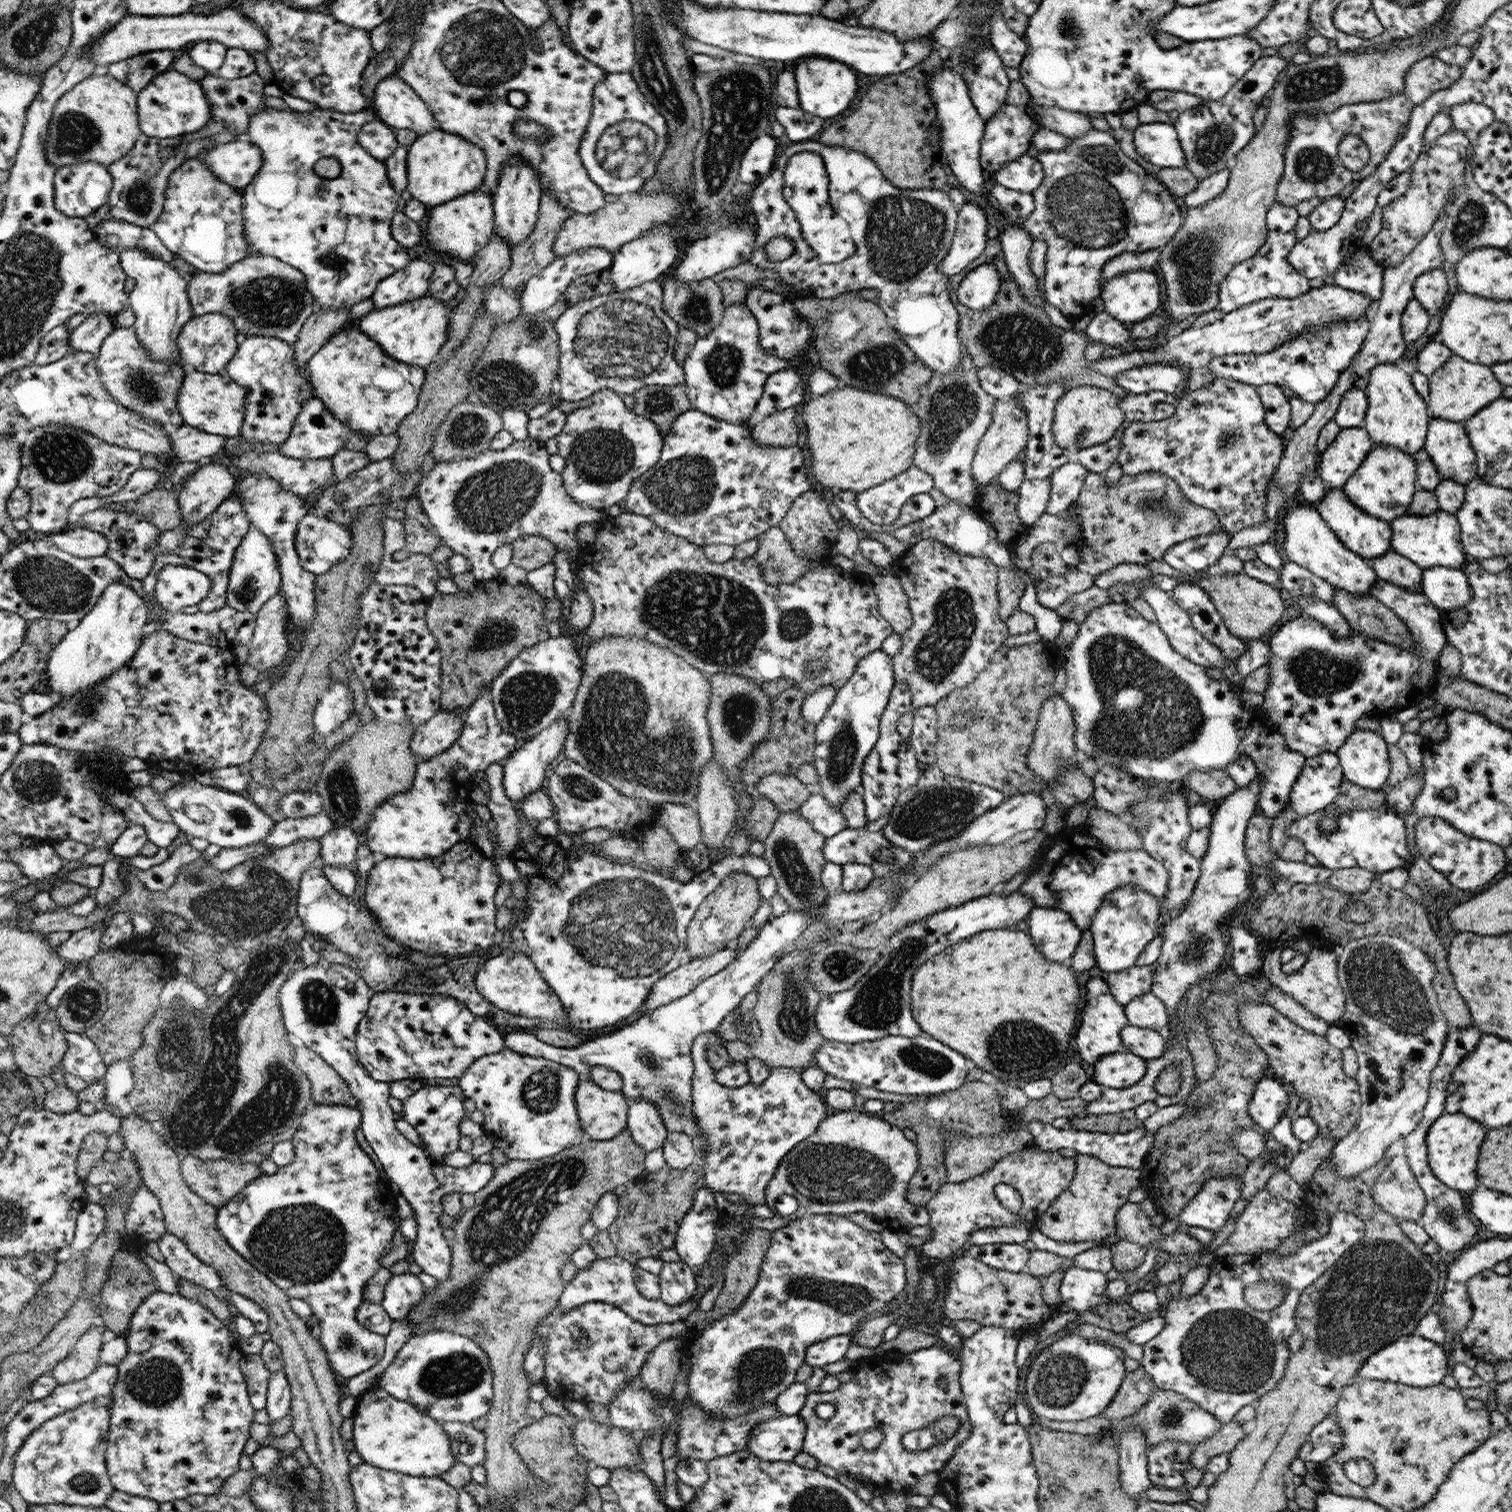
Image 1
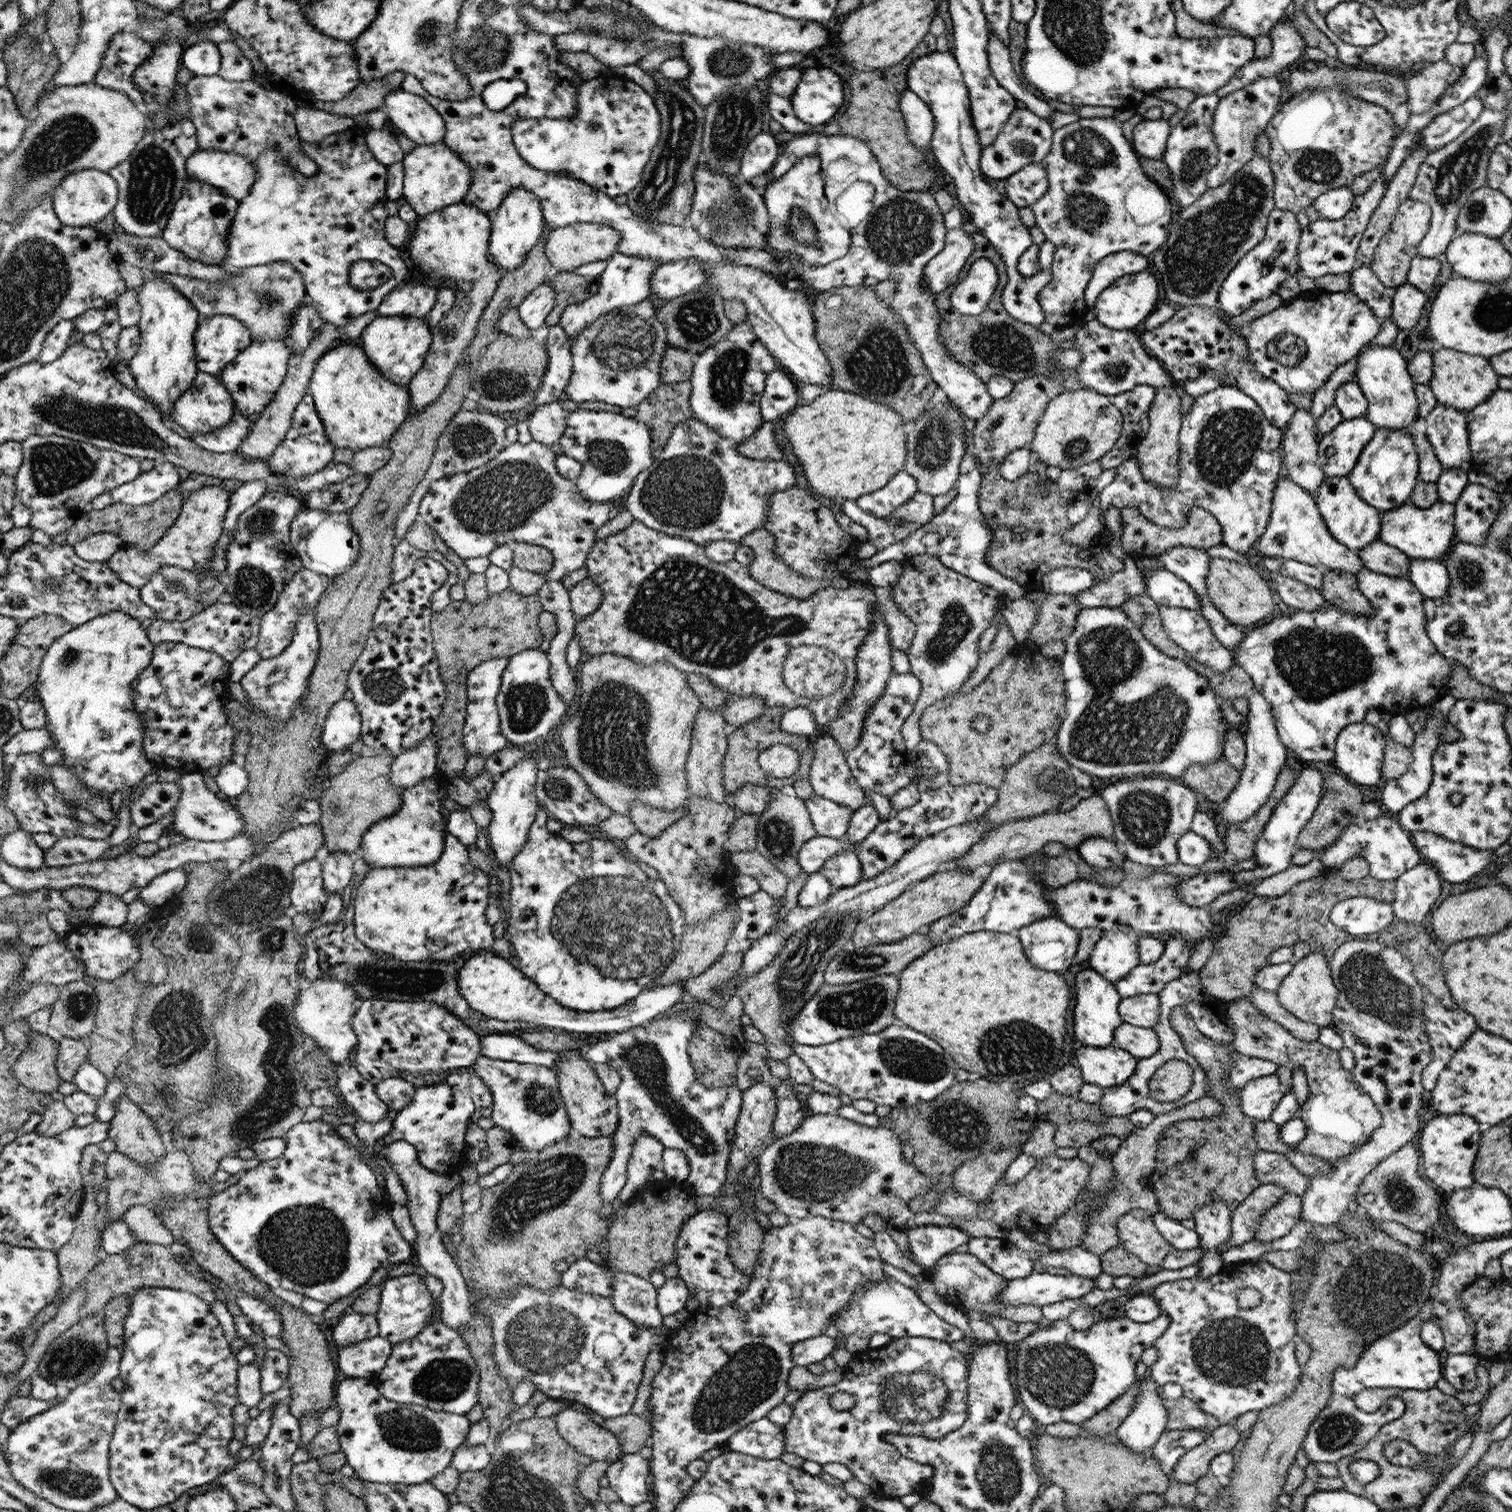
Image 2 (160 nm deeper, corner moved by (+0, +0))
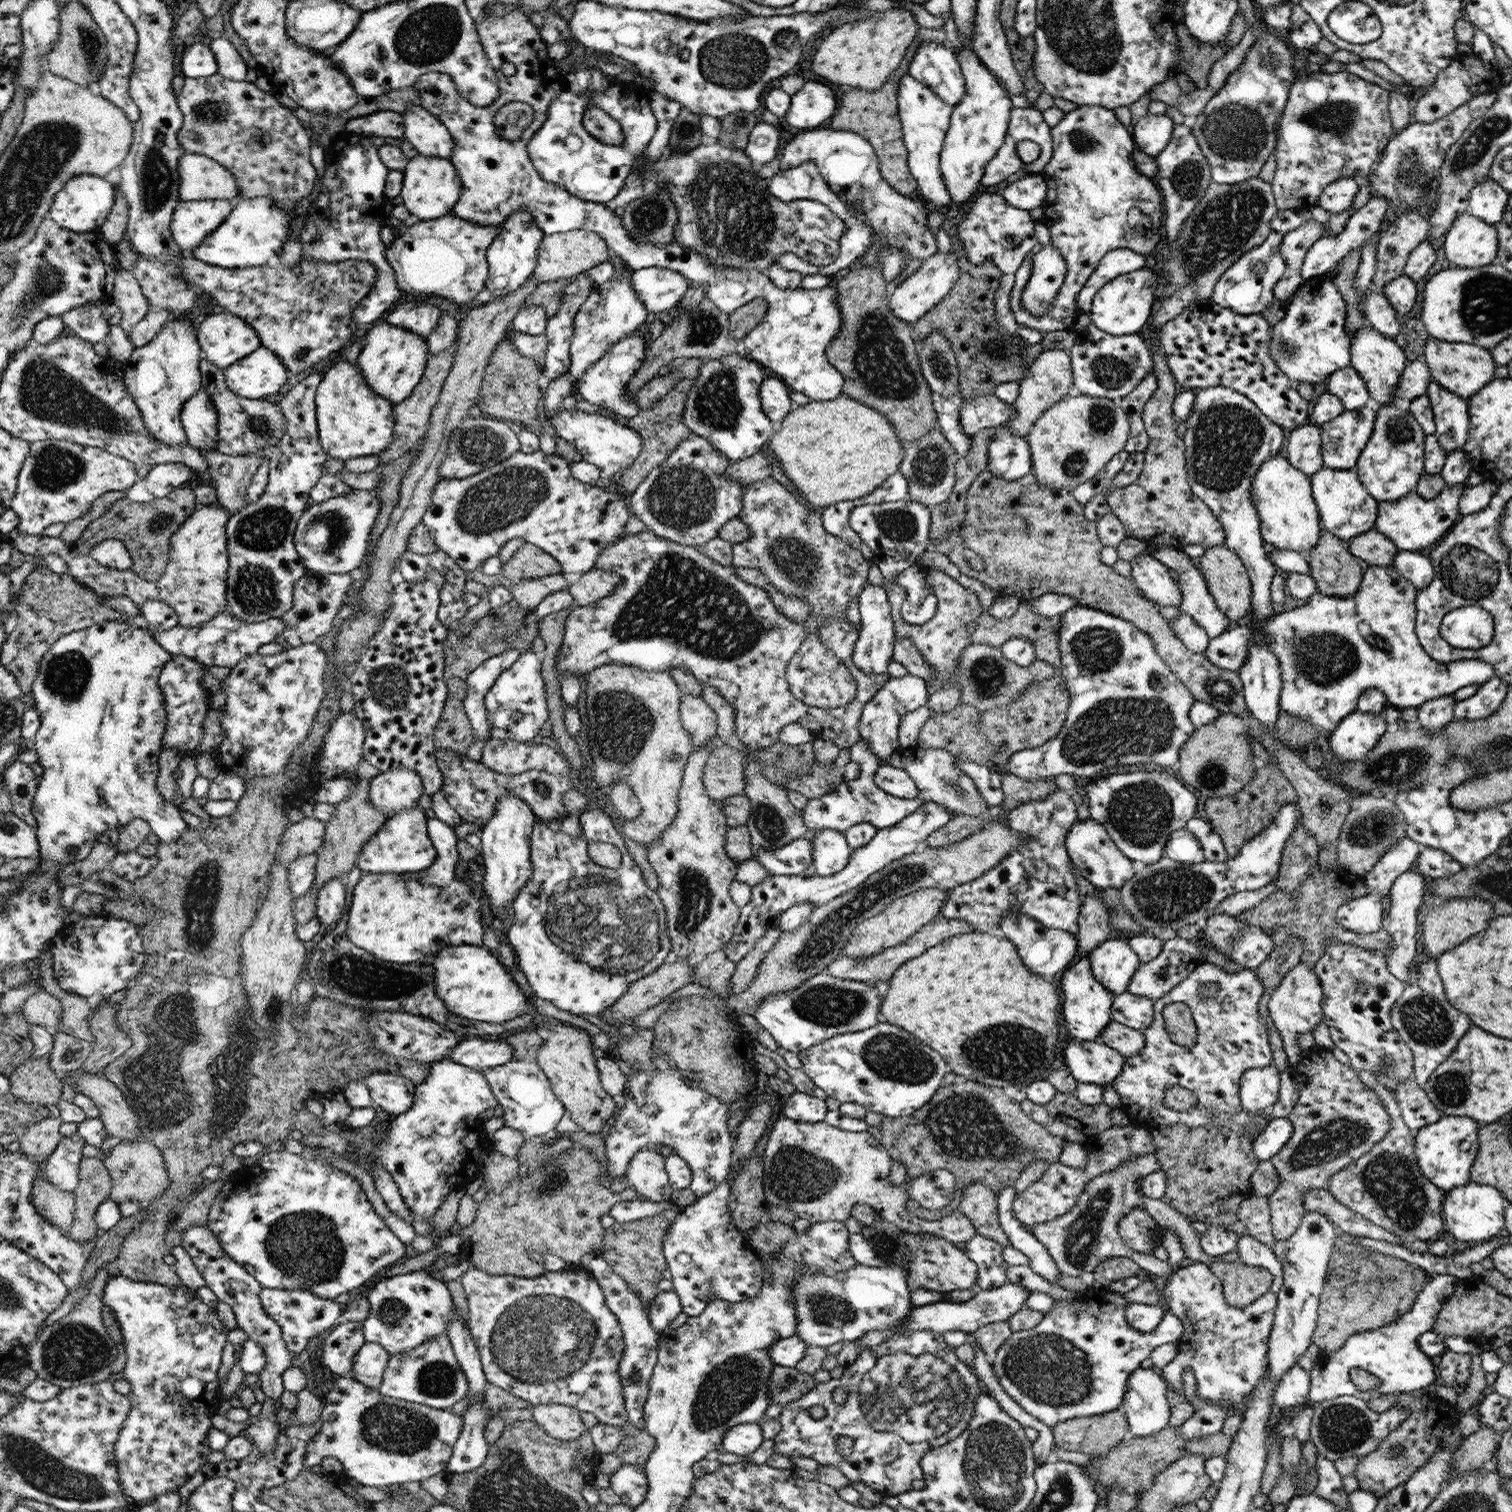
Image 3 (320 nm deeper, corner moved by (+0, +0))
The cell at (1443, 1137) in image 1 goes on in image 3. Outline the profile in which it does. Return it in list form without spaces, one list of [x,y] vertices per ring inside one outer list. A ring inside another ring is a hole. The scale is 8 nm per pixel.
[[[1445,1115],[1417,1129],[1414,1152],[1422,1174],[1446,1192],[1471,1182],[1470,1168],[1478,1154],[1478,1122],[1470,1117]]]

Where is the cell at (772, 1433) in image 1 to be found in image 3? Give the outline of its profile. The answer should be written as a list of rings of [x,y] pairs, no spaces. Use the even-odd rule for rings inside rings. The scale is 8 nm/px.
[[[761,1422],[744,1423],[729,1428],[723,1436],[722,1449],[738,1456],[753,1453],[763,1441]]]

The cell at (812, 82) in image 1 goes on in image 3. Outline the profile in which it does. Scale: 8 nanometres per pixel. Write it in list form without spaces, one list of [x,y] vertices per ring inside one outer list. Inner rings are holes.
[[[817,80],[802,82],[800,91],[791,97],[790,110],[782,121],[783,128],[798,131],[798,128],[816,128],[822,122],[828,122],[834,117],[838,108],[838,99],[834,96],[833,86]]]

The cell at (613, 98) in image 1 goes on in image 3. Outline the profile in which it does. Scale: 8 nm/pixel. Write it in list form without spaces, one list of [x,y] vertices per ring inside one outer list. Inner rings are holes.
[[[616,80],[606,91],[609,93],[599,95],[597,101],[601,107],[612,110],[612,116],[616,116],[616,122],[623,128],[624,143],[620,147],[600,143],[583,126],[584,114],[591,105],[591,94],[584,93],[580,97],[565,91],[550,104],[547,121],[530,139],[527,148],[536,170],[548,182],[559,184],[576,198],[604,204],[620,192],[632,166],[643,158],[658,124],[651,110],[649,90],[634,82]]]

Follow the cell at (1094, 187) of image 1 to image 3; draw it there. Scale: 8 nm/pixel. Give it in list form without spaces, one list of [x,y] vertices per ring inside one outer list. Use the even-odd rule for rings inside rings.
[[[1078,105],[1051,131],[1053,156],[1042,171],[1047,195],[1042,204],[1044,216],[1040,222],[1051,234],[1051,245],[1066,261],[1065,281],[1048,312],[1031,316],[1023,309],[1022,293],[1031,276],[1033,256],[1042,249],[1038,243],[1016,270],[1009,298],[1017,324],[1042,333],[1068,329],[1084,313],[1077,307],[1078,293],[1107,252],[1123,248],[1146,255],[1157,250],[1162,238],[1162,216],[1165,216],[1159,187],[1135,167],[1133,154],[1137,147],[1132,131],[1119,122],[1112,110]]]

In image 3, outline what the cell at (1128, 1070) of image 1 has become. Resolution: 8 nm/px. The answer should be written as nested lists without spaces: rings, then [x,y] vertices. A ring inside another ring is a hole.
[[[1078,1039],[1066,1046],[1064,1060],[1078,1083],[1102,1086],[1112,1084],[1126,1064],[1122,1054],[1100,1041]]]

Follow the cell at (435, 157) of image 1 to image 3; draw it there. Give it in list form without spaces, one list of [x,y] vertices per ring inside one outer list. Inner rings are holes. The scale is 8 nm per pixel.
[[[418,154],[418,157],[407,162],[400,196],[403,206],[415,221],[428,221],[451,214],[461,194],[462,179],[450,159]]]

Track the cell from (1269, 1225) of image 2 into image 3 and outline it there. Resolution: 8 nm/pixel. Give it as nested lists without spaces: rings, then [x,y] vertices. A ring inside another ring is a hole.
[[[1315,1045],[1303,1051],[1302,1056],[1300,1064],[1290,1069],[1300,1089],[1298,1104],[1287,1115],[1294,1130],[1285,1147],[1271,1158],[1280,1177],[1278,1188],[1267,1196],[1276,1241],[1290,1238],[1300,1226],[1306,1211],[1303,1200],[1307,1190],[1327,1189],[1334,1173],[1340,1173],[1384,1140],[1392,1126],[1392,1117],[1380,1096],[1360,1081],[1356,1071],[1341,1064],[1333,1049]]]

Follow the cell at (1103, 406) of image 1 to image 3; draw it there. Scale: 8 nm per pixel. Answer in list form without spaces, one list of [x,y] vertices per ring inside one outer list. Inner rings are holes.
[[[1066,395],[1061,398],[1036,419],[1026,436],[1031,452],[1032,473],[1037,483],[1051,488],[1066,488],[1071,492],[1077,484],[1091,480],[1109,464],[1113,456],[1124,450],[1130,427],[1127,414],[1119,407],[1117,401],[1088,395]]]

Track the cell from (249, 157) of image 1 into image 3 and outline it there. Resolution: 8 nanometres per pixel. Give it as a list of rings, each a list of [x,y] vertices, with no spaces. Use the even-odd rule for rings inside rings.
[[[186,153],[179,159],[179,175],[182,179],[179,184],[179,200],[188,202],[196,200],[229,200],[234,202],[239,190],[234,175],[226,166],[222,166],[214,159],[204,155]]]

